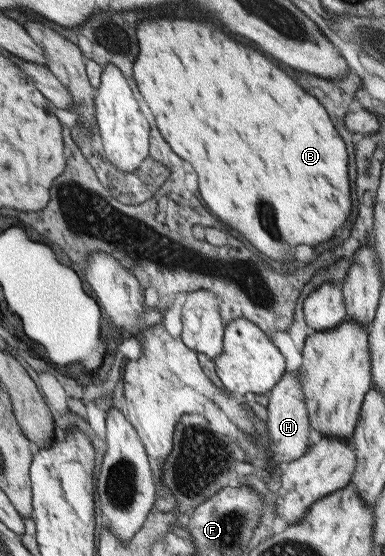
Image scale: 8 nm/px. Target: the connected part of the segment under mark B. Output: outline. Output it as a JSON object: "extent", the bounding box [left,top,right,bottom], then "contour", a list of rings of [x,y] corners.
{"extent":[132,17,350,261],"contour":[[[154,17],[140,21],[136,27],[136,39],[138,39],[138,57],[132,63],[132,73],[137,87],[140,87],[140,95],[144,95],[144,101],[152,111],[156,111],[156,129],[164,137],[164,141],[170,145],[170,149],[184,161],[188,161],[194,167],[194,173],[198,175],[198,191],[202,197],[202,204],[208,205],[209,213],[214,213],[220,221],[226,221],[232,229],[240,231],[260,253],[268,255],[274,261],[290,261],[292,251],[296,245],[316,245],[334,235],[338,227],[342,227],[344,219],[350,213],[350,183],[346,173],[346,149],[344,142],[334,131],[326,111],[322,105],[306,95],[282,69],[278,69],[270,59],[266,59],[262,53],[254,51],[248,45],[242,45],[228,37],[220,27],[200,21],[200,19],[188,19],[188,17]]]}

